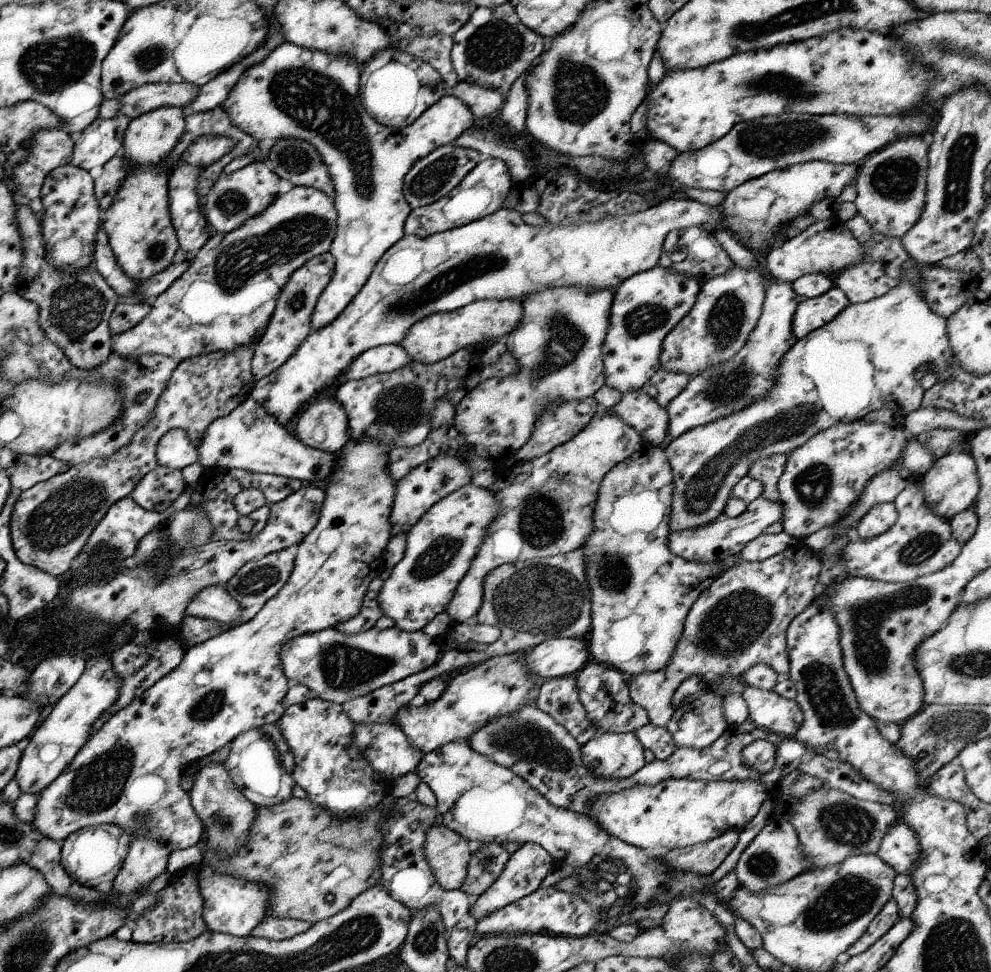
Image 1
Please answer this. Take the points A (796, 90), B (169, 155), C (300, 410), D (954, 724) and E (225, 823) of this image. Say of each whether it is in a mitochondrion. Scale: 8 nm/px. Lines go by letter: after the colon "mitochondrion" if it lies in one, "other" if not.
A: mitochondrion
B: other
C: other
D: mitochondrion
E: mitochondrion

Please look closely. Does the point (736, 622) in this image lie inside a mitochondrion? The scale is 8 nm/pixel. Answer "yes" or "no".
yes

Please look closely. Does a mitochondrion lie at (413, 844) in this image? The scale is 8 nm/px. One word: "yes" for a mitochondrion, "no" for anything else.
no

